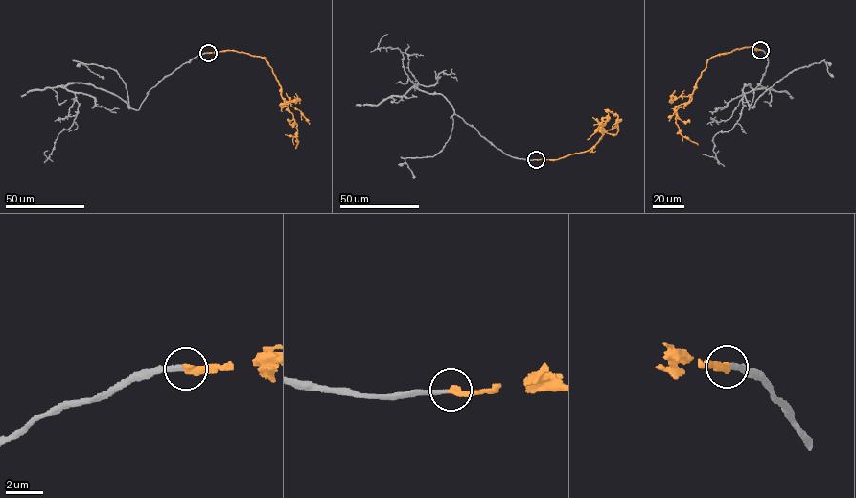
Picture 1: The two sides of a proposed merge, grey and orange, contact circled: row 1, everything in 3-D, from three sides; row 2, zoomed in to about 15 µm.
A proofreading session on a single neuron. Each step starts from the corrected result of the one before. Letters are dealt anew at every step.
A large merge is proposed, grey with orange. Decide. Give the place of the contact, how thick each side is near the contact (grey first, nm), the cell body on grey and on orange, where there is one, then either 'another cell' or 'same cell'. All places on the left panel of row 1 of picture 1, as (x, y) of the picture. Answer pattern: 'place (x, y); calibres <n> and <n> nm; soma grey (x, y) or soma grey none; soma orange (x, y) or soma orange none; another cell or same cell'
place (208, 53); calibres 280 and 380 nm; soma grey none; soma orange none; same cell

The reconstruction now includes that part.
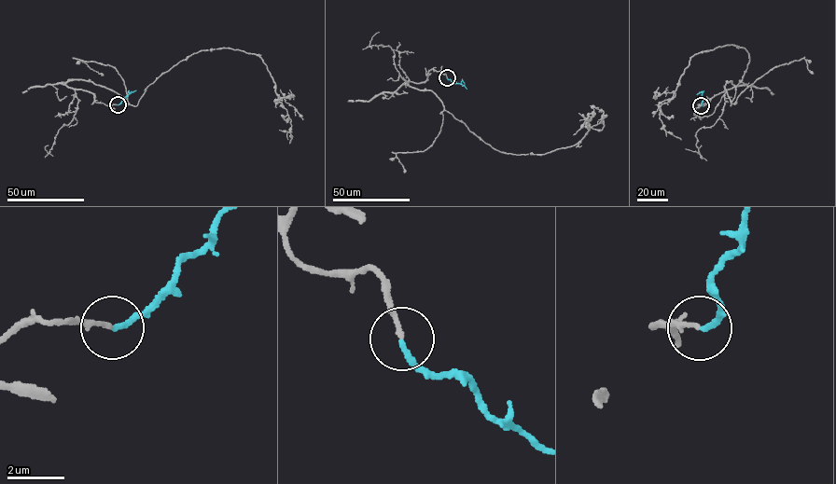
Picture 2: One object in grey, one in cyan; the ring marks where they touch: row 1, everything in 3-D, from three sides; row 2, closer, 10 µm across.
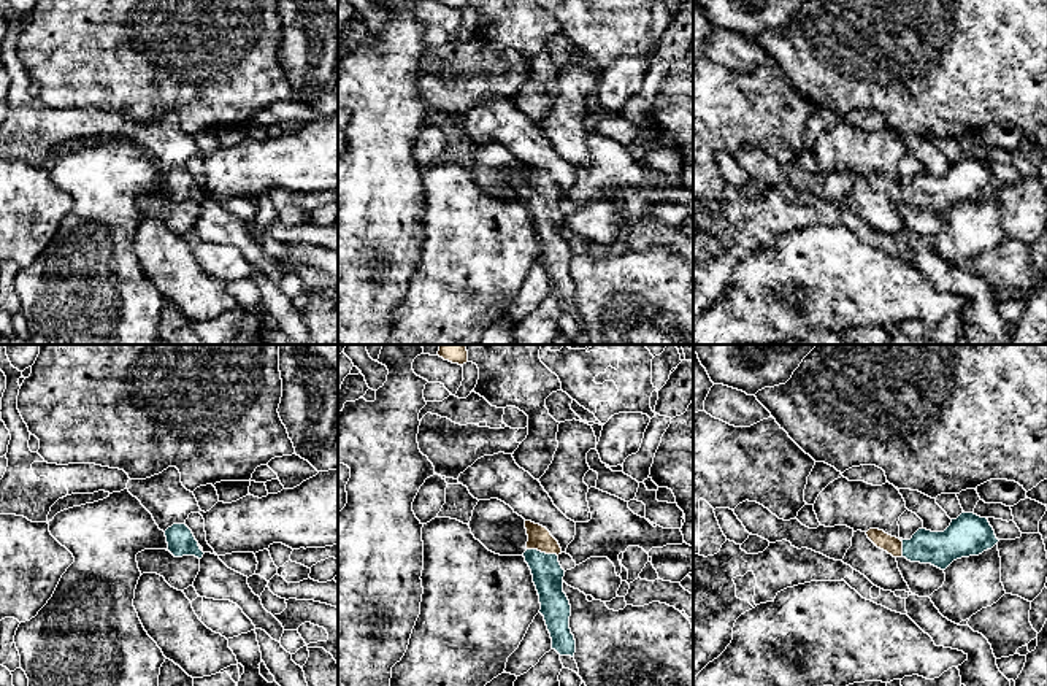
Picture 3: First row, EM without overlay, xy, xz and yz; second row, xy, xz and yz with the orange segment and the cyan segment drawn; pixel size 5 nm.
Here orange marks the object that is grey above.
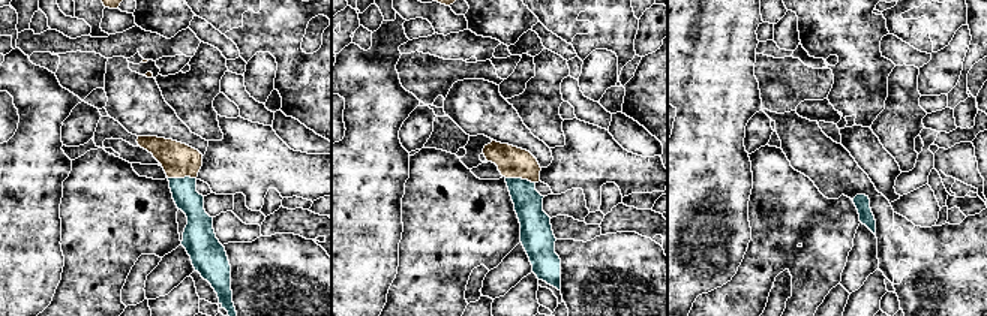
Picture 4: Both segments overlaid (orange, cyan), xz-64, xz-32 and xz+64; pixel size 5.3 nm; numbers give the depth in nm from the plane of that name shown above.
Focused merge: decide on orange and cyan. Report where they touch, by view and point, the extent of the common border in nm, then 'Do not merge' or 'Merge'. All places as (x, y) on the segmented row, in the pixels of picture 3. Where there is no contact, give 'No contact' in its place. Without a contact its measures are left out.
Touches orange at xz (543, 551). Shared border 170 nm. Merge

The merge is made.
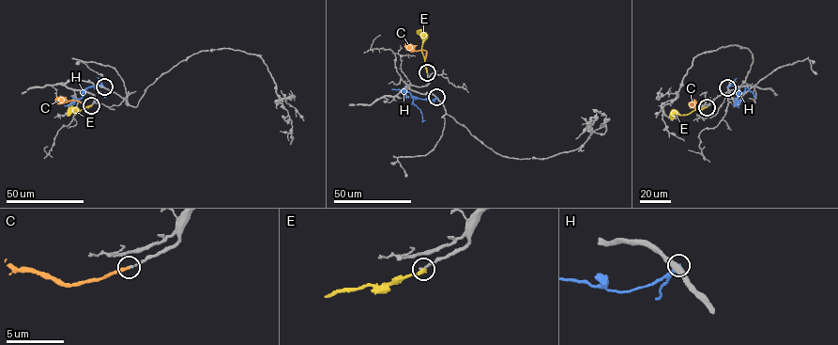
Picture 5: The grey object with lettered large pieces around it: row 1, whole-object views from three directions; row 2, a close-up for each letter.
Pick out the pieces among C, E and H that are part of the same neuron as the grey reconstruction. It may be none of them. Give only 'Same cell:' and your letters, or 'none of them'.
Same cell: C

